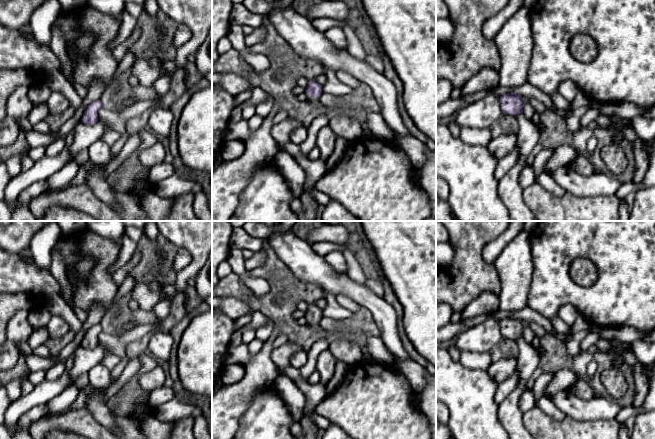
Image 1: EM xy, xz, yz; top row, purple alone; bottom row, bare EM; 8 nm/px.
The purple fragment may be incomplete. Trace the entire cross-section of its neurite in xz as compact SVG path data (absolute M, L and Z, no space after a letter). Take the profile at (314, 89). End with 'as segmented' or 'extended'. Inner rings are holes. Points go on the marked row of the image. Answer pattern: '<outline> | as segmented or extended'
M315 79L308 80L309 84L307 89L305 90L305 94L308 96L306 102L317 110L322 111L324 109L319 100L322 94L322 86L318 84Z | extended

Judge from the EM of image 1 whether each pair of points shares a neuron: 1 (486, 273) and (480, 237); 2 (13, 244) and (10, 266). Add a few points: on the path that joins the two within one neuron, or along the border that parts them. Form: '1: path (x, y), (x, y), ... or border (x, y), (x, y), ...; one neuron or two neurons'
1: path (477, 264), (476, 246); one neuron
2: border (18, 252), (10, 254); two neurons

